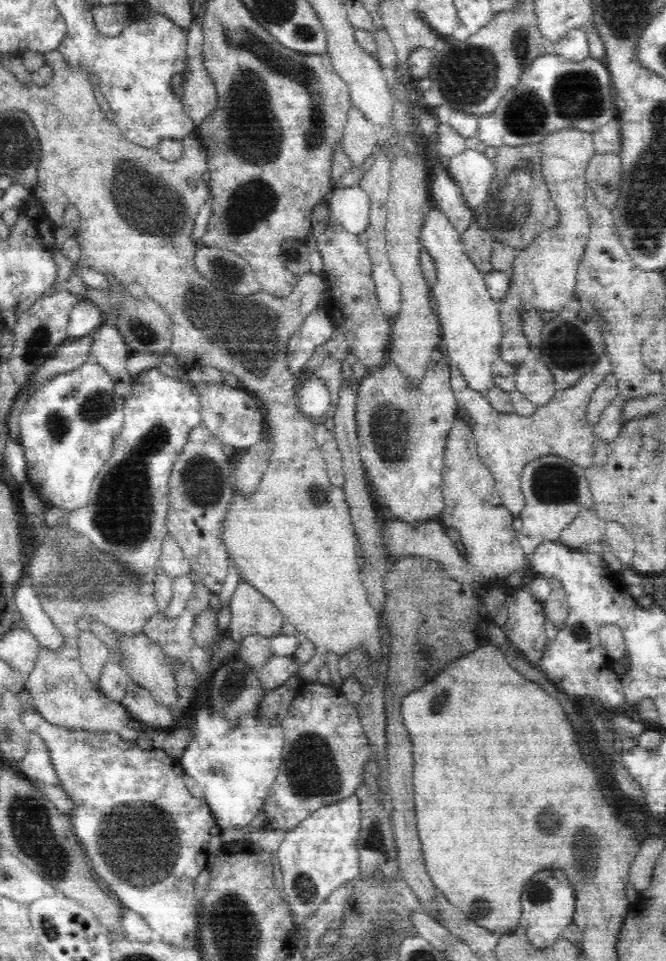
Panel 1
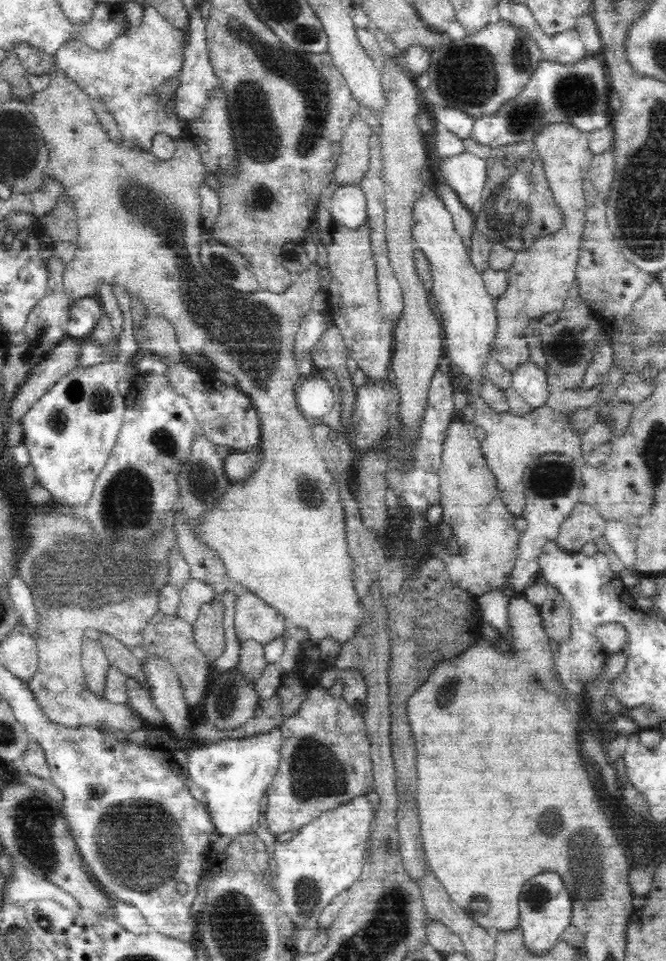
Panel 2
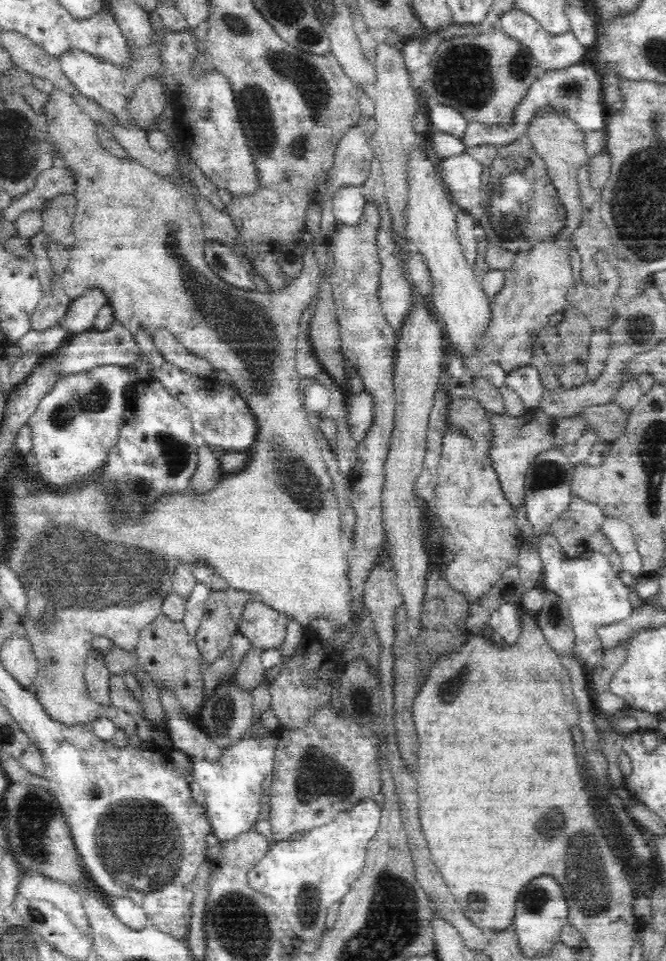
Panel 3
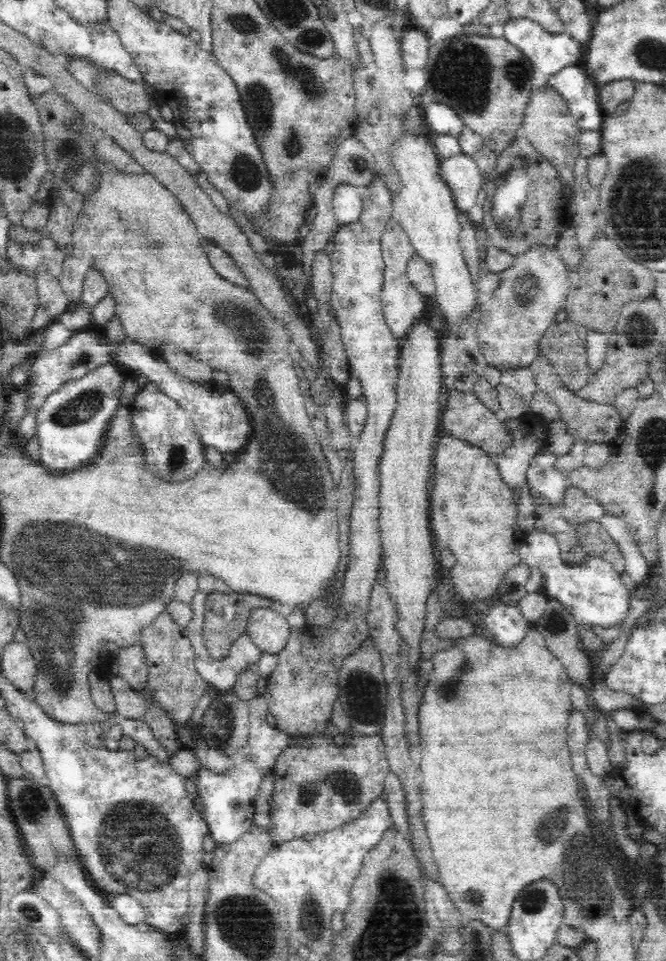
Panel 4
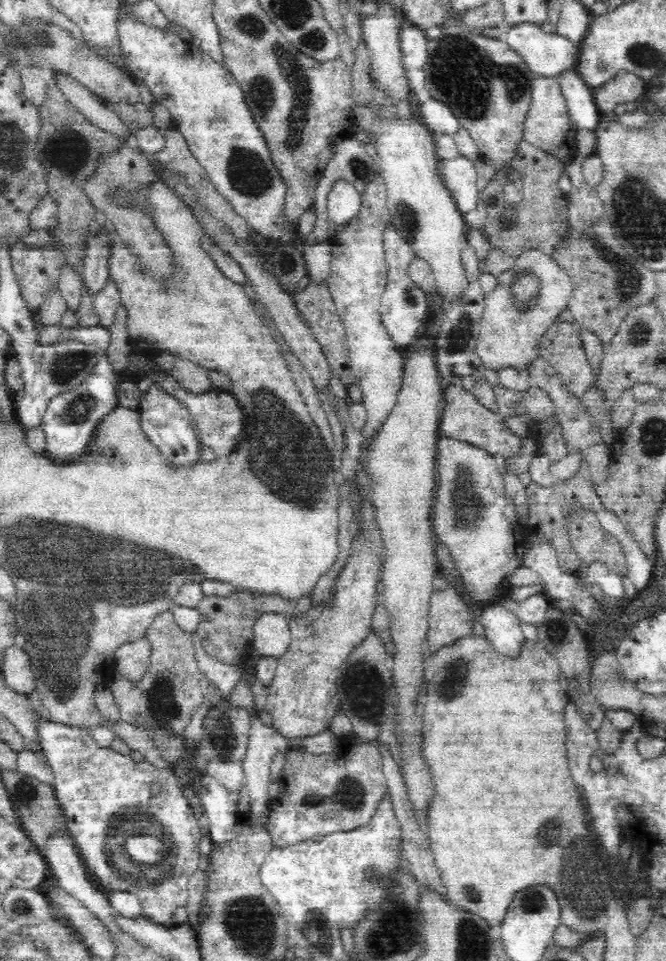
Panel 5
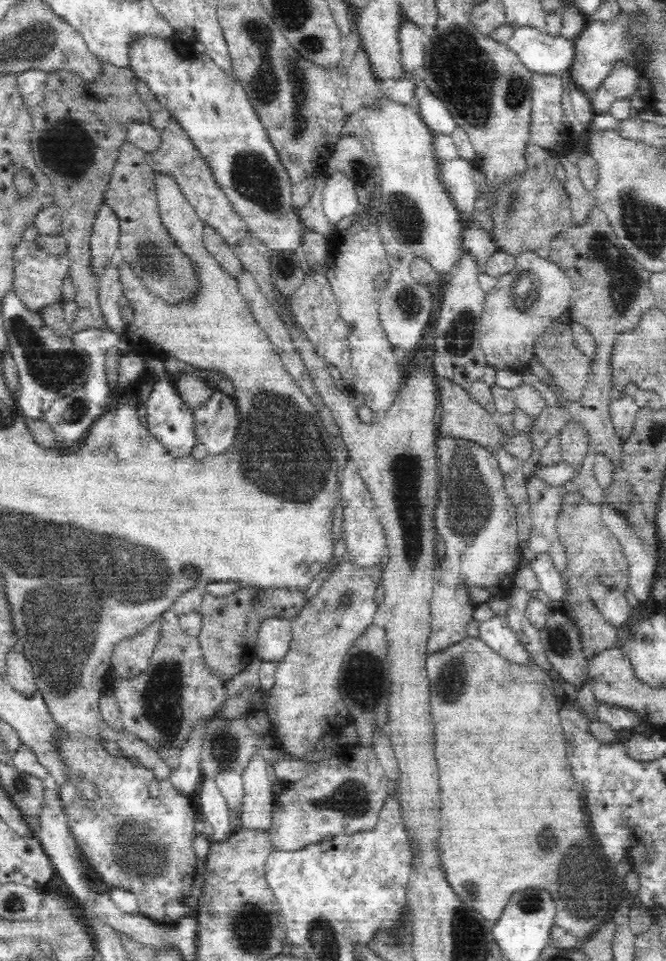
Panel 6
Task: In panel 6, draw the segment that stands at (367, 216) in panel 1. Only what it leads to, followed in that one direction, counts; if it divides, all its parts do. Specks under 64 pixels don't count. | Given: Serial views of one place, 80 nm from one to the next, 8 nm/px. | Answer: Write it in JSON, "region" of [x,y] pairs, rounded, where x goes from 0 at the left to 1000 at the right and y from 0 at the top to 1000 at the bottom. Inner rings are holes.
{"region":[[[511,180],[494,185],[482,200],[482,206],[485,207],[485,221],[492,227],[492,231],[503,234],[514,227],[535,223],[542,213],[542,208],[529,188]]]}

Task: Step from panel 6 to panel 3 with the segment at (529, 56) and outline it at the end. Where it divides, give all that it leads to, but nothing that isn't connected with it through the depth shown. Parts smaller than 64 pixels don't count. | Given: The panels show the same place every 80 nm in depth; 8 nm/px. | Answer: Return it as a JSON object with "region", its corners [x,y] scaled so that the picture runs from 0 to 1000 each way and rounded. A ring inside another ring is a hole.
{"region":[[[772,6],[751,12],[745,21],[752,26],[752,29],[766,35],[773,35],[782,40],[782,44],[791,46],[802,54],[805,62],[809,65],[812,71],[844,71],[865,67],[868,63],[875,63],[881,50],[866,41],[862,32],[853,31],[850,33],[830,36],[823,35],[812,25],[791,11],[781,7]]]}

